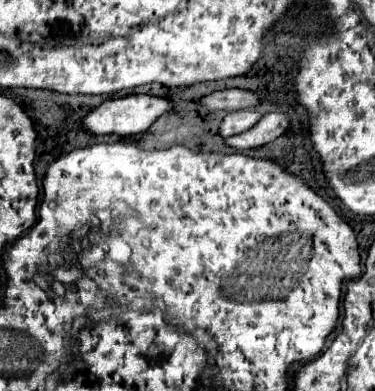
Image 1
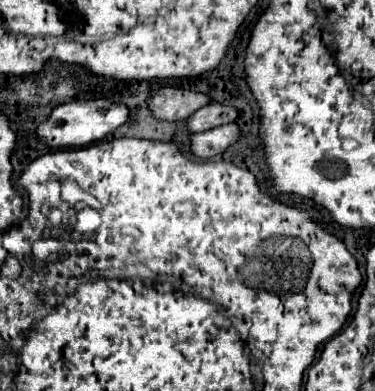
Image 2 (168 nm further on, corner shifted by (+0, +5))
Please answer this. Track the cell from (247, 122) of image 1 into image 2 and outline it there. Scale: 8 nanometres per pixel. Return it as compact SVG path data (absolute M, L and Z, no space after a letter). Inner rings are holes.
M210 102L208 106L202 106L200 110L196 110L188 120L186 120L186 128L190 132L206 132L210 128L228 124L236 120L236 110L218 102Z

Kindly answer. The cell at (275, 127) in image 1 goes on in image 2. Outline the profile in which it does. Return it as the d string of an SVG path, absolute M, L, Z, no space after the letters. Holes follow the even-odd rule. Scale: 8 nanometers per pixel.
M224 124L220 128L212 128L202 134L190 136L190 152L198 158L212 158L220 152L224 152L232 142L238 138L238 126L236 124Z

